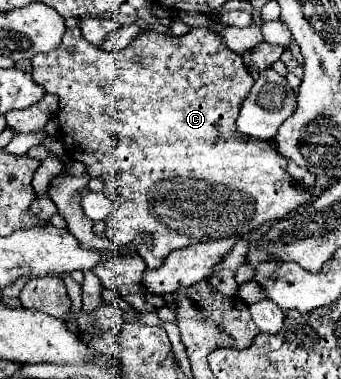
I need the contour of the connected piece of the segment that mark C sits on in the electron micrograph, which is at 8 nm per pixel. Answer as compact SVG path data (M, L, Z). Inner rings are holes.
M72 28L72 30L66 30L60 48L32 58L32 76L34 76L34 82L46 90L46 94L56 94L60 98L60 104L58 104L60 136L66 144L66 150L70 152L70 156L74 160L86 164L90 176L104 178L104 194L114 204L114 212L106 220L105 236L114 242L120 242L120 244L132 244L132 242L136 244L138 236L146 236L146 240L136 244L136 248L138 248L138 254L144 258L146 268L150 268L150 270L160 266L164 262L164 256L168 256L168 252L172 252L174 248L184 248L190 244L220 240L220 238L228 238L228 236L244 236L246 232L256 230L260 224L264 224L268 220L284 218L296 206L308 202L312 196L312 192L292 186L288 172L284 168L280 168L280 156L274 152L274 148L270 148L268 142L252 140L250 136L244 136L240 132L228 132L228 110L226 110L228 102L226 100L236 98L238 90L226 90L226 88L252 86L254 78L250 76L248 68L244 66L242 56L228 50L222 44L222 40L216 34L212 34L208 28L194 28L186 36L166 36L166 34L158 34L158 32L142 32L124 50L118 50L118 52L106 52L98 46L92 46L88 40L84 40L84 36L80 34L80 28ZM202 88L220 88L220 90L198 92Z

